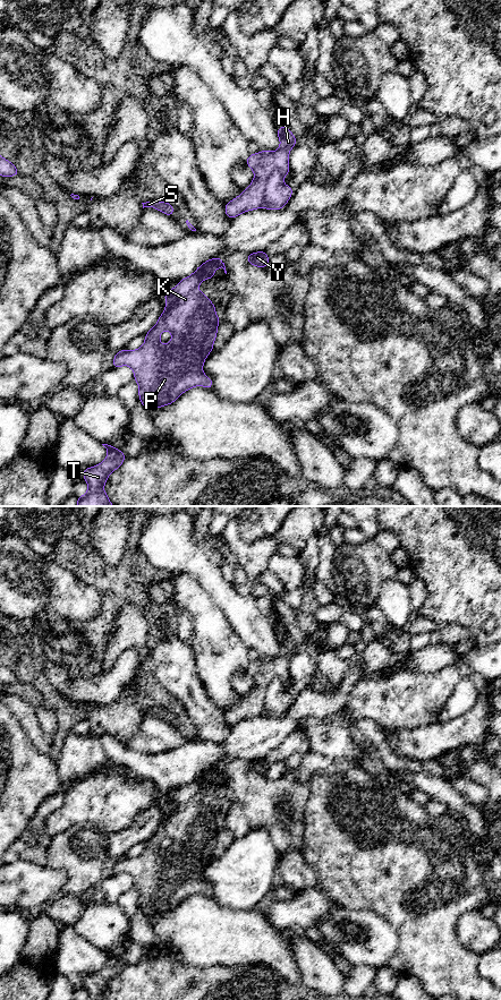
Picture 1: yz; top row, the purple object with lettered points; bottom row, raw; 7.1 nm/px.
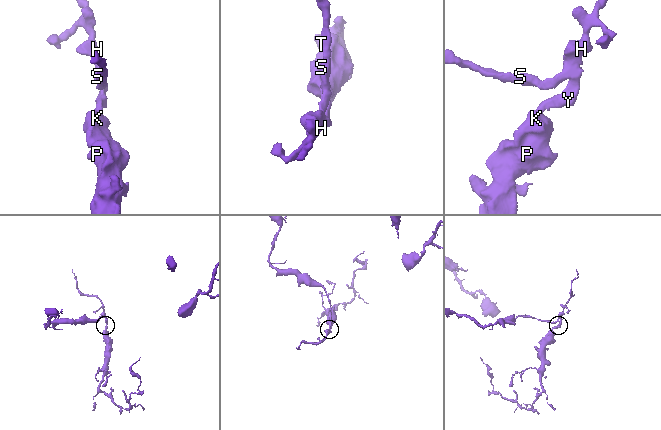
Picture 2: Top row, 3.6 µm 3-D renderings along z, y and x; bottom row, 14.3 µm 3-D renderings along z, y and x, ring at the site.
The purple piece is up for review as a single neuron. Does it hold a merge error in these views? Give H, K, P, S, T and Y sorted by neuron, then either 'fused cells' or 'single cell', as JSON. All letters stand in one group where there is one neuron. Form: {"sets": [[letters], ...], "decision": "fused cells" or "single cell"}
{"sets": [["H", "K", "P", "S", "T", "Y"]], "decision": "single cell"}

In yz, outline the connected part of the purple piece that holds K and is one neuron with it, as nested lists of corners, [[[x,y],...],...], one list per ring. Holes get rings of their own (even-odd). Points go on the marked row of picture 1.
[[[220,256],[211,258],[193,274],[181,279],[173,289],[164,292],[165,308],[154,327],[145,334],[143,345],[137,350],[122,349],[116,353],[112,367],[129,366],[133,369],[134,379],[138,384],[138,396],[146,411],[172,404],[182,393],[195,386],[209,390],[213,386],[212,379],[203,373],[203,365],[213,350],[220,318],[214,304],[197,287],[205,279],[213,280],[213,273],[220,267],[227,274]],[[163,331],[169,331],[172,335],[168,344],[160,342]]]

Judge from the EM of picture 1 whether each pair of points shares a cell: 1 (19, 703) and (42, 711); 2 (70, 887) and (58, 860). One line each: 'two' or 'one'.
1: two
2: one

